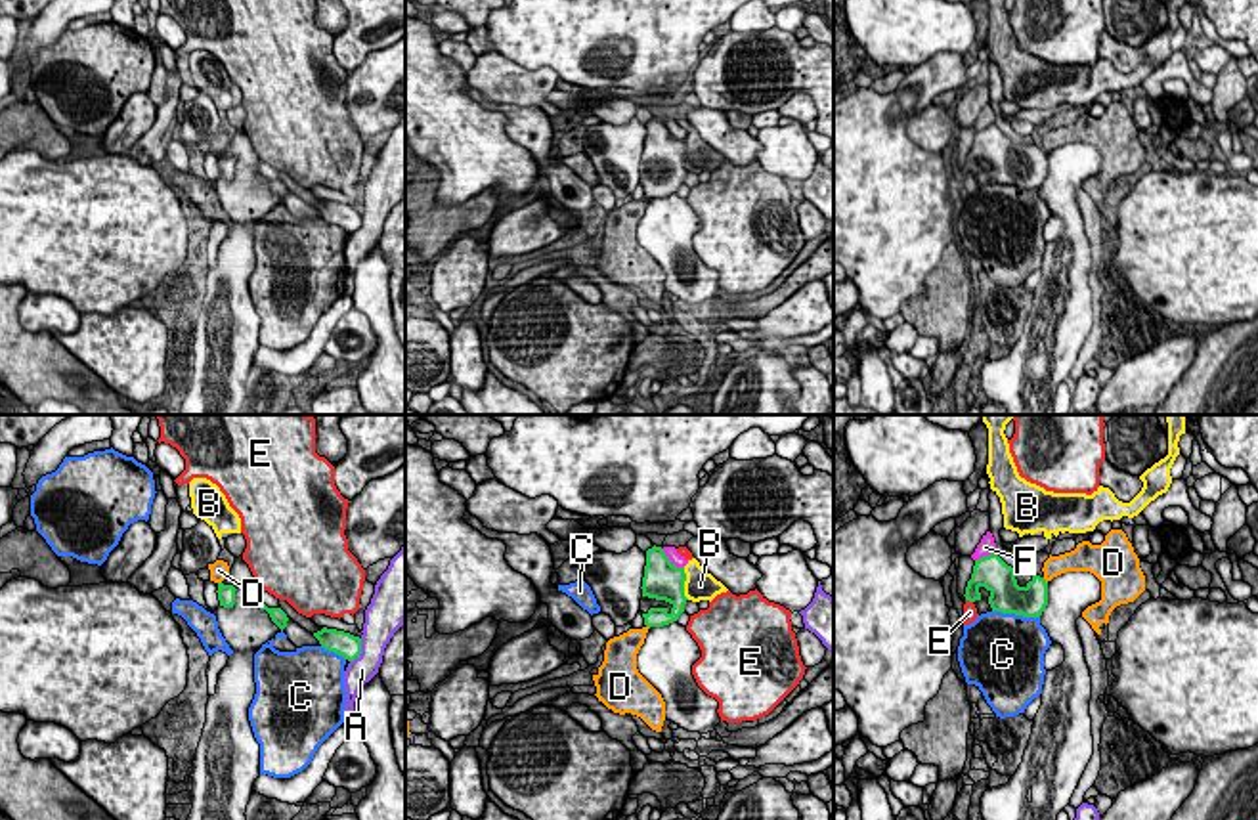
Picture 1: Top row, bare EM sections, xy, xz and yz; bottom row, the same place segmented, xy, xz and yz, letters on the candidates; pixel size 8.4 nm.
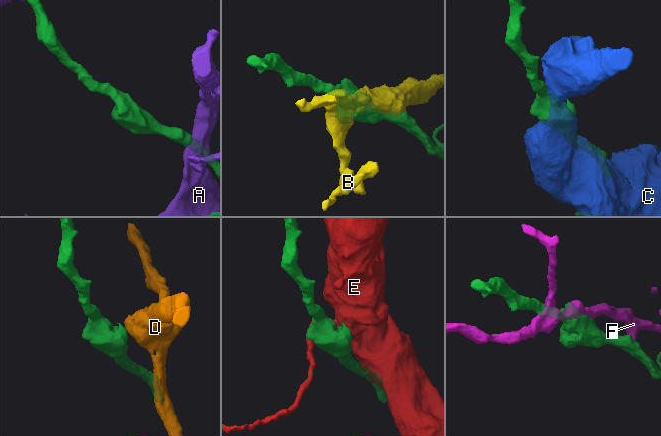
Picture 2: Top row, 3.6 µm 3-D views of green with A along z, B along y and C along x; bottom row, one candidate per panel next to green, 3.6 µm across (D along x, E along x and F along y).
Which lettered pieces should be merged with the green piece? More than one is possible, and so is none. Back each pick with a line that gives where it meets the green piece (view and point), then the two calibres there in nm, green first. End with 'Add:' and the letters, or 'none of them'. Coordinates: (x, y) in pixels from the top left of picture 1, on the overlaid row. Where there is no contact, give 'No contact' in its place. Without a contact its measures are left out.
Add: none of them

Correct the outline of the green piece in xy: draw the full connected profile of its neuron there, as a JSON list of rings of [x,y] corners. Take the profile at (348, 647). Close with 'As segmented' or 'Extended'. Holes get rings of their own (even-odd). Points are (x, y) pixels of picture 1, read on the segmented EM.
[[[323,627],[314,633],[314,637],[325,650],[335,652],[348,661],[354,661],[361,654],[361,638],[350,633]]]. As segmented

